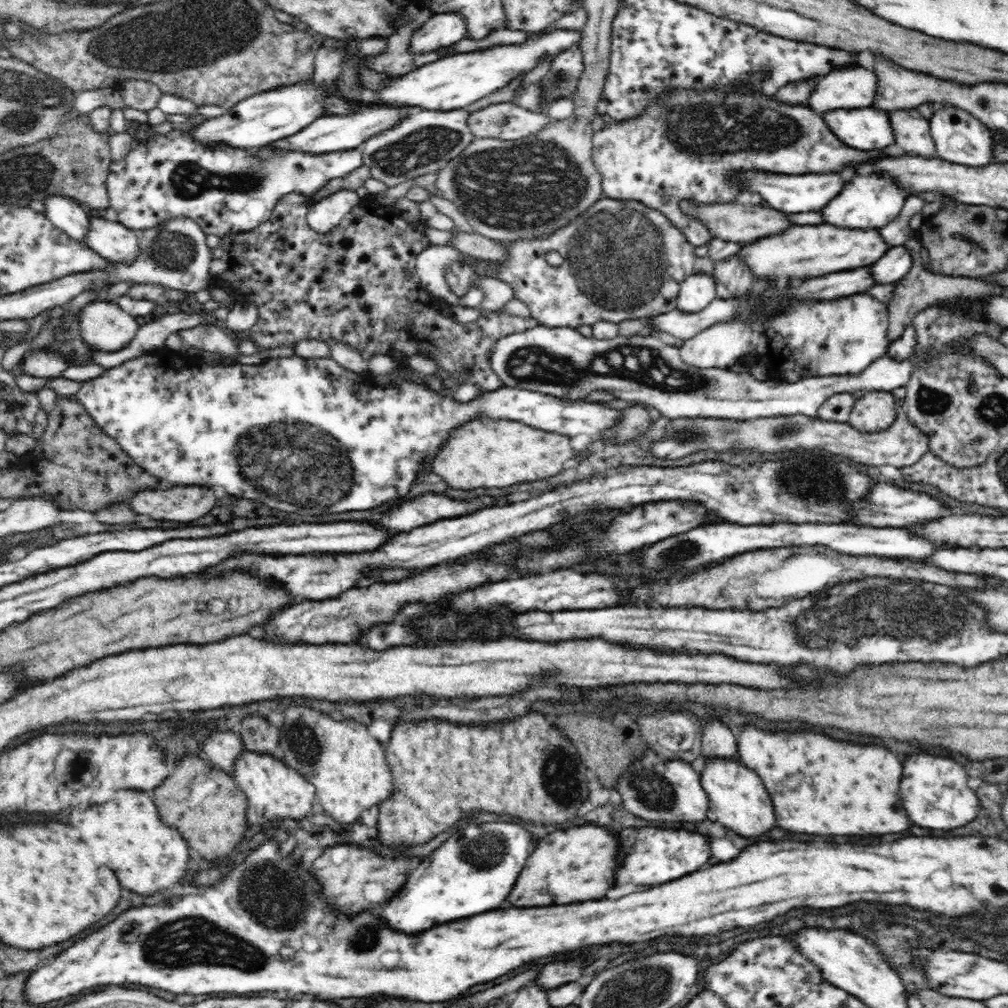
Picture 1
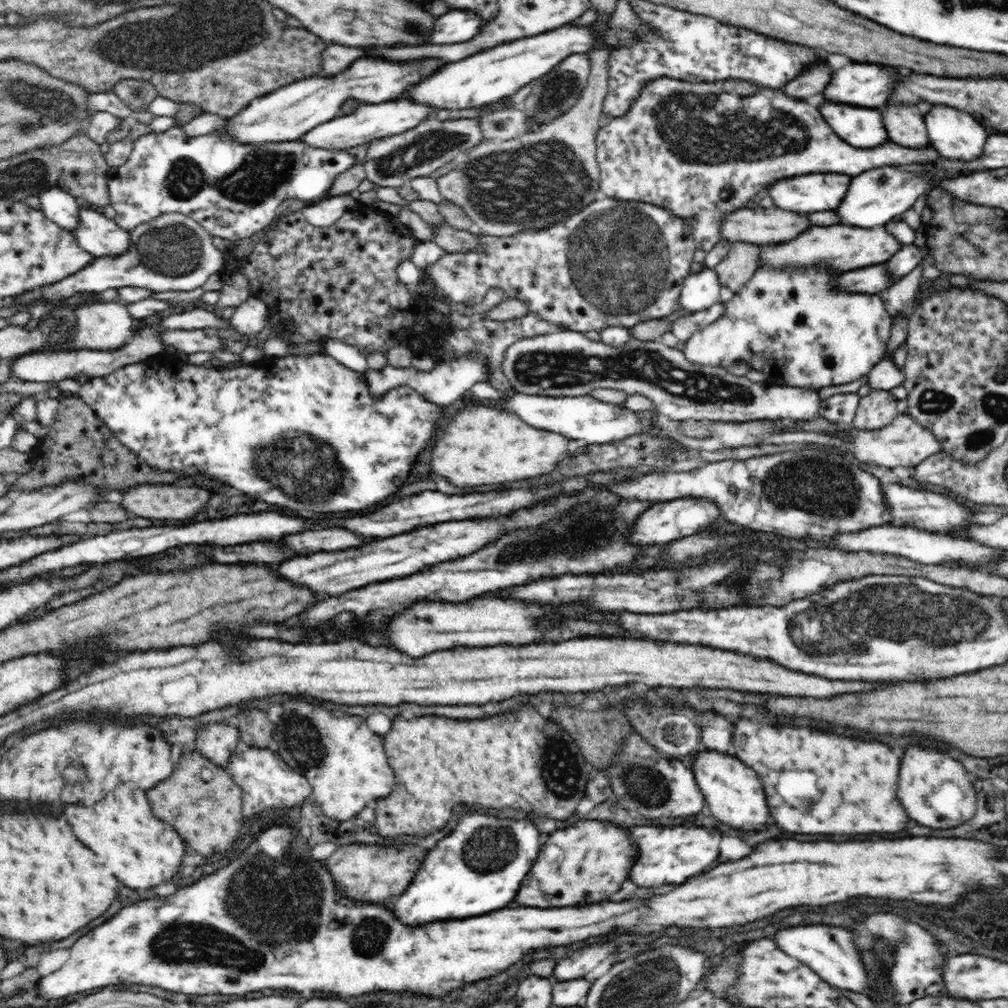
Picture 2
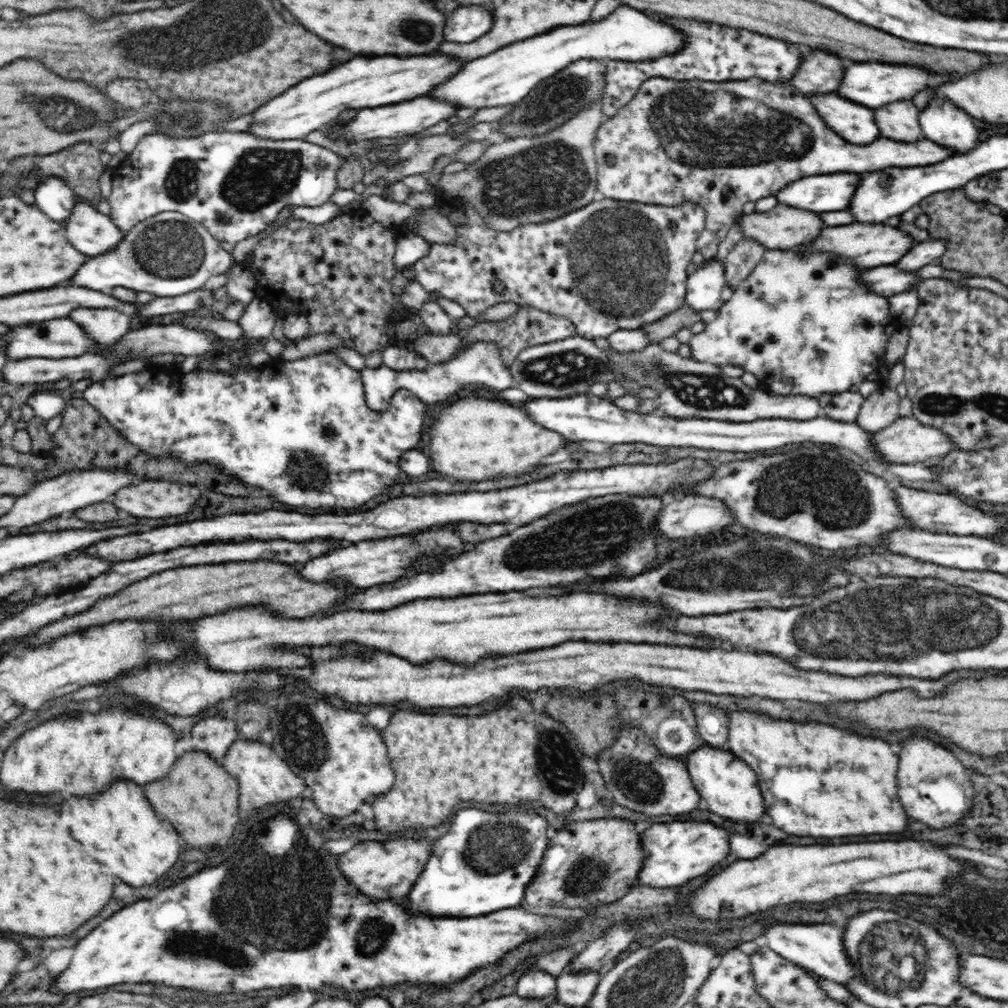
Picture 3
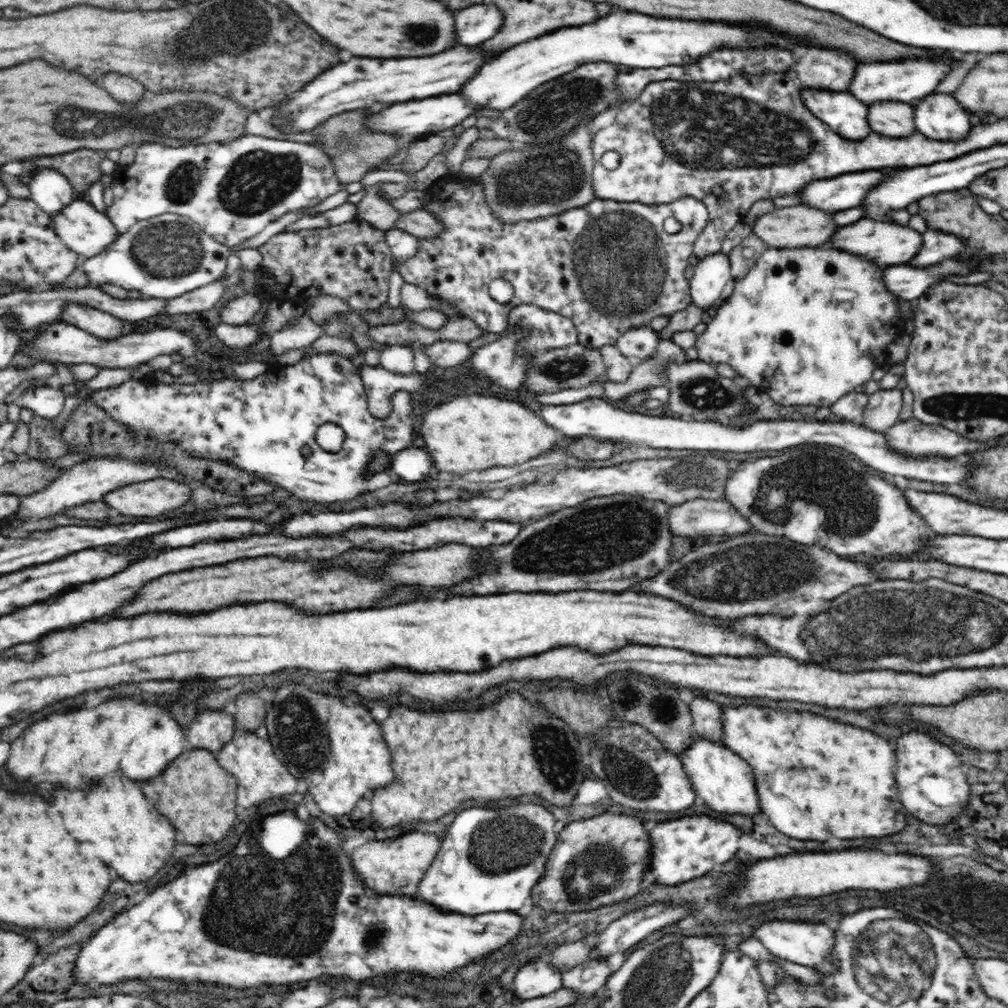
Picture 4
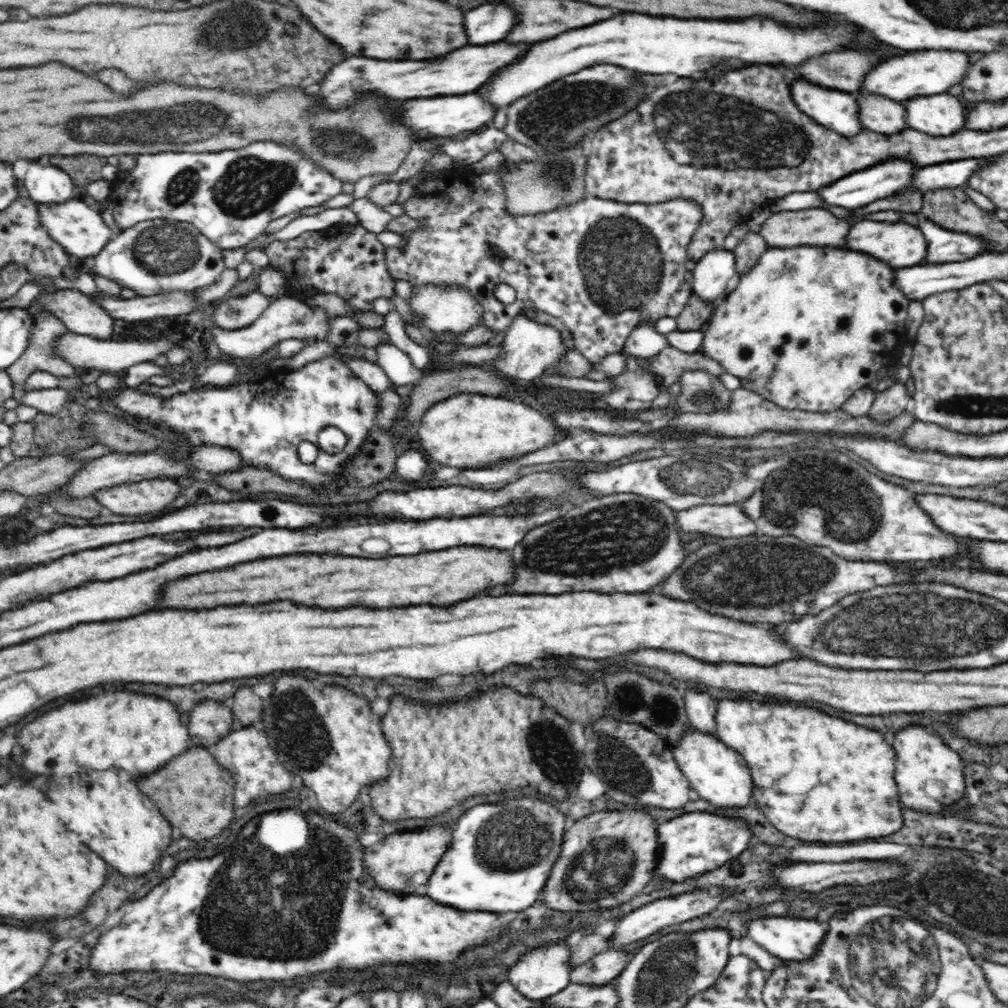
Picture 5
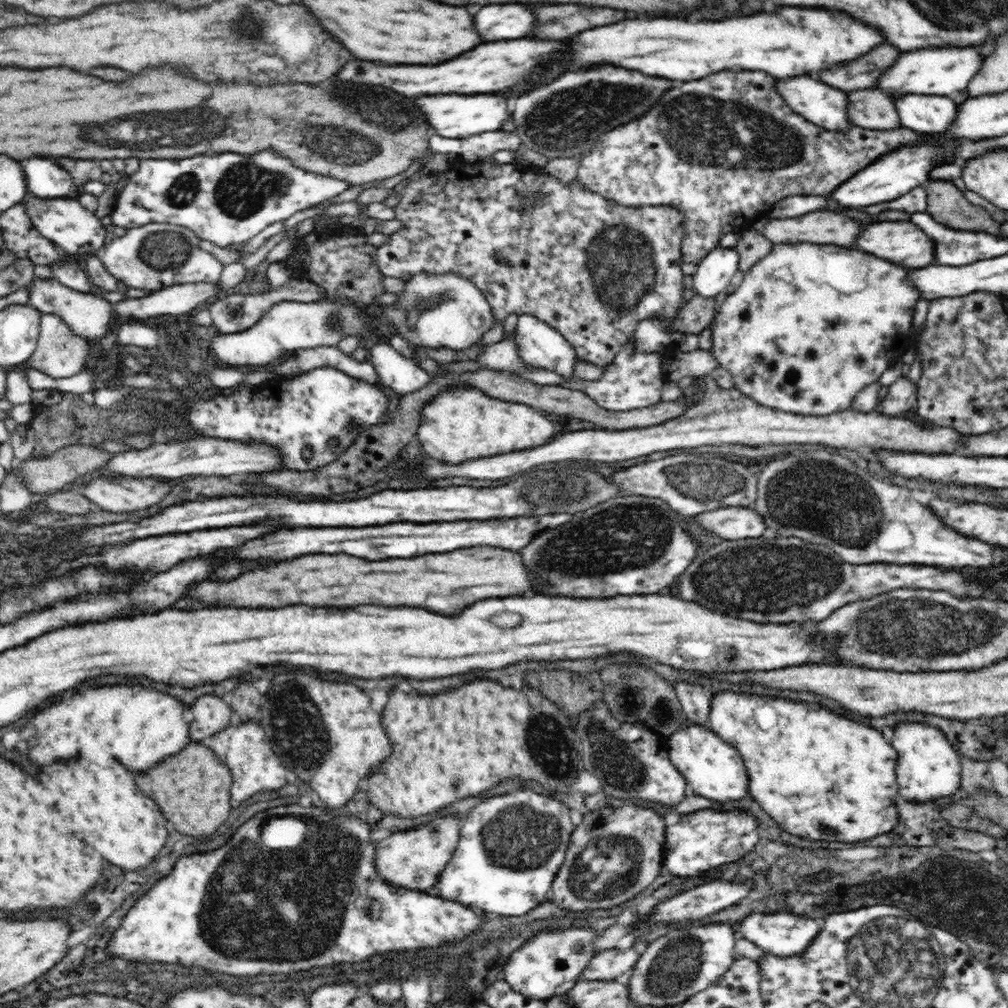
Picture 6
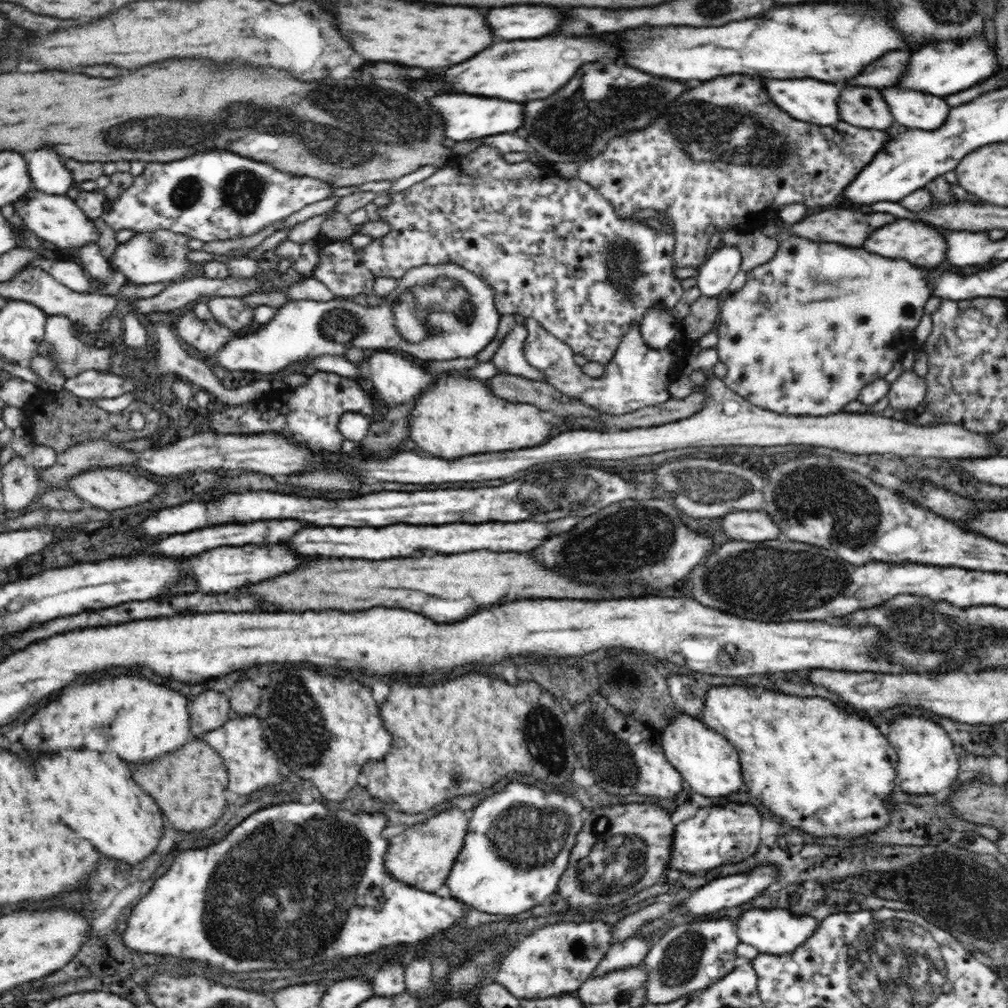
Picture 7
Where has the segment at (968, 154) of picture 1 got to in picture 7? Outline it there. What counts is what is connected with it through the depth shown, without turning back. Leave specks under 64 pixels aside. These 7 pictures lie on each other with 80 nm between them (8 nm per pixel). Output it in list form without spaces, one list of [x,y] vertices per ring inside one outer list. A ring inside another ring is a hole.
[[[884,88],[882,96],[898,125],[933,131],[946,122],[951,106],[938,96],[926,96],[916,90]]]

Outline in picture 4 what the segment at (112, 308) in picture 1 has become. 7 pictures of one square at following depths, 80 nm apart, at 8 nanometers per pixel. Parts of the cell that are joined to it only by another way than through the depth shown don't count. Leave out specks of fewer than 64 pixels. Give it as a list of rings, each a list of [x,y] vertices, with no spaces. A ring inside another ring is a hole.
[[[68,303],[63,308],[60,320],[104,340],[112,340],[122,335],[124,321],[92,305],[80,303]]]

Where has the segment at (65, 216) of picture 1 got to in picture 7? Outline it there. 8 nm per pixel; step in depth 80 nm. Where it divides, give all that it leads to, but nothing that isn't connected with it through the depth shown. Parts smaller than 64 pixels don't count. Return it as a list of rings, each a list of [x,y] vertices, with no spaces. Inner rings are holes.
[[[44,148],[38,152],[28,152],[24,156],[28,162],[28,170],[32,176],[32,188],[46,195],[70,195],[73,177],[52,148]]]

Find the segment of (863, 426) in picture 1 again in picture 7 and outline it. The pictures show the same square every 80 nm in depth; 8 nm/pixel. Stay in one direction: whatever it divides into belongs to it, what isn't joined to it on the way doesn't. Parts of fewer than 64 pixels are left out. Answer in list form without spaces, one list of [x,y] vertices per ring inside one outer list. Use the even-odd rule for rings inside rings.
[[[912,369],[905,370],[895,382],[892,382],[889,394],[889,406],[896,412],[915,409],[924,401],[927,394],[927,383],[924,377],[914,373]]]

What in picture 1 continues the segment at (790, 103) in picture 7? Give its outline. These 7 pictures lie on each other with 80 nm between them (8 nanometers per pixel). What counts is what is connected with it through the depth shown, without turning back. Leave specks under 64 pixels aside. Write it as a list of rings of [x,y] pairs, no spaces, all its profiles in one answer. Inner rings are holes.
[[[874,108],[828,111],[823,116],[838,138],[858,150],[882,150],[894,144],[890,120],[886,112]]]

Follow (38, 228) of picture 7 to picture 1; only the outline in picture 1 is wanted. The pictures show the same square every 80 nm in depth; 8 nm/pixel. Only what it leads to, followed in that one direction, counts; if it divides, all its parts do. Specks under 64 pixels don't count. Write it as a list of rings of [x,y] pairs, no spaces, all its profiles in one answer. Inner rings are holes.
[[[89,216],[85,245],[112,263],[129,263],[140,254],[137,231],[98,216]]]

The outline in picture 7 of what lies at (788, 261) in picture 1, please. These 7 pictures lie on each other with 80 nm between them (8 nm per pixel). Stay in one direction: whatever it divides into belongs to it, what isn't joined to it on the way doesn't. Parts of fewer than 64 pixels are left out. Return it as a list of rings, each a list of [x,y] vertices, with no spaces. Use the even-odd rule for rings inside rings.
[[[896,220],[892,224],[886,224],[878,228],[864,244],[866,250],[886,256],[886,258],[900,258],[916,265],[916,267],[938,267],[946,261],[946,239],[940,235],[934,227],[922,224],[922,221]]]

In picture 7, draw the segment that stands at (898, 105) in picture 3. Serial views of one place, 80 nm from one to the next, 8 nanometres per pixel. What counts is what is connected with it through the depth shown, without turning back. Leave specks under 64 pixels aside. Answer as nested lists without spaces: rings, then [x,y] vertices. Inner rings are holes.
[[[846,86],[837,102],[840,119],[852,126],[885,131],[896,124],[886,101],[876,88]]]

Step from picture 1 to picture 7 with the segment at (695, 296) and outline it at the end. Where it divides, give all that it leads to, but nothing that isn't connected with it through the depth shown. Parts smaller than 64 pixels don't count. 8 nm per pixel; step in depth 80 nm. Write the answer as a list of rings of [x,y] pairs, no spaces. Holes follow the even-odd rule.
[[[736,245],[716,249],[698,266],[697,286],[706,297],[722,298],[728,293],[732,278],[741,270],[742,255]]]

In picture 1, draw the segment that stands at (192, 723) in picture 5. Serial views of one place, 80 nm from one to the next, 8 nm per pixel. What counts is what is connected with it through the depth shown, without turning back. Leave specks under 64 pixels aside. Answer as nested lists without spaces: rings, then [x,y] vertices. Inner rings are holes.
[[[214,731],[201,744],[208,760],[225,773],[233,773],[234,761],[246,750],[241,735],[232,731]]]

